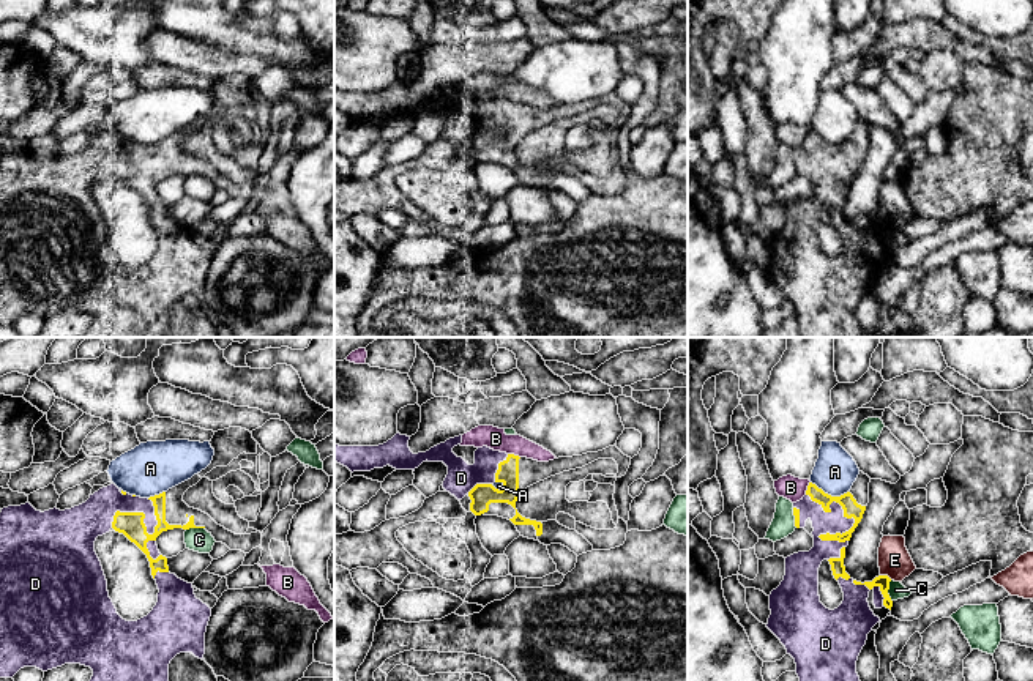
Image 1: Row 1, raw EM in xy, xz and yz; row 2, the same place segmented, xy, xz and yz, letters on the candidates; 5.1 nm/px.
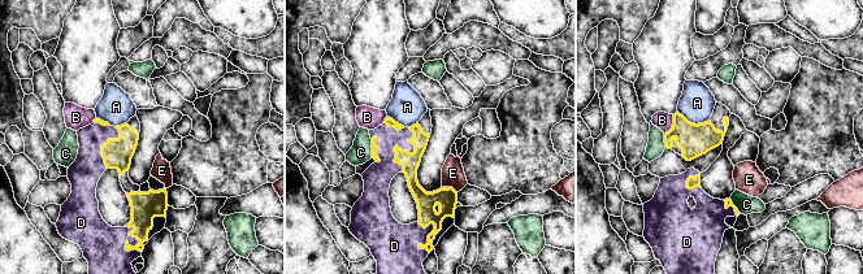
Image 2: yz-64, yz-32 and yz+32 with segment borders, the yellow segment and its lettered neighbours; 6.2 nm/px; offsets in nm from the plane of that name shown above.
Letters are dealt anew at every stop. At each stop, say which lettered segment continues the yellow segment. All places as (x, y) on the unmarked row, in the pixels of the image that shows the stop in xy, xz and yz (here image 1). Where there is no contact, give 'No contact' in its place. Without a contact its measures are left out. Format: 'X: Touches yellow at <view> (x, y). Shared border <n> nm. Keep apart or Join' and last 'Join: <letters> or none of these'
A: Touches yellow at yz (830, 142). Shared border 200 nm. Keep apart
B: Touches yellow at yz (808, 134). Shared border 80 nm. Keep apart
C: Touches yellow at yz (887, 238). Shared border 110 nm. Keep apart
D: Touches yellow at yz (853, 172). Shared border 320 nm. Join
E: Touches yellow at yz (887, 223). Shared border 70 nm. Keep apart
Join: D

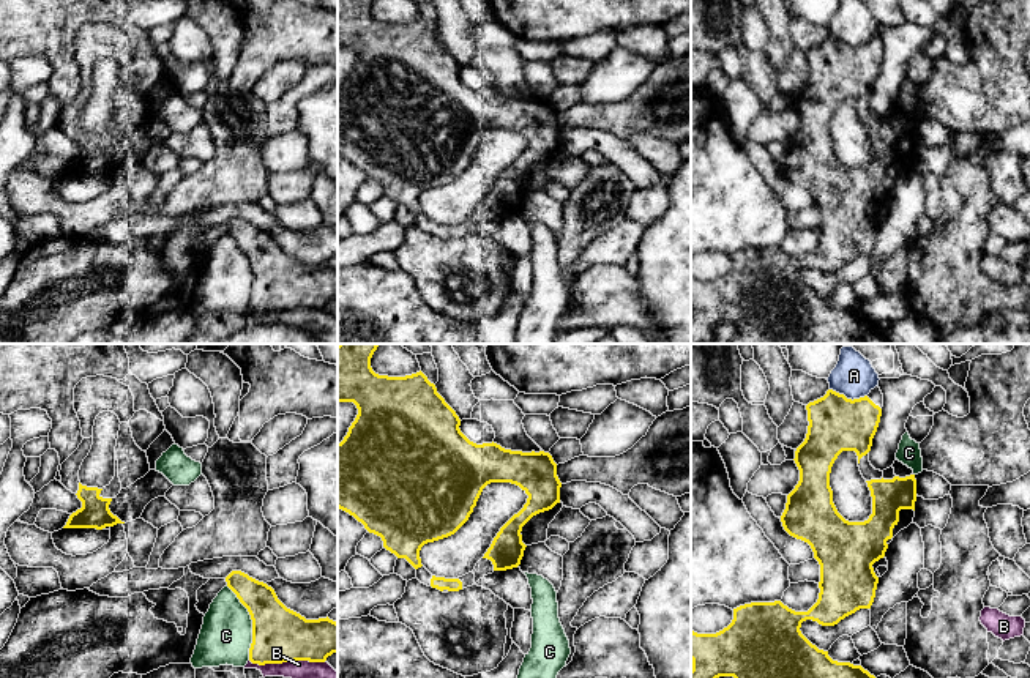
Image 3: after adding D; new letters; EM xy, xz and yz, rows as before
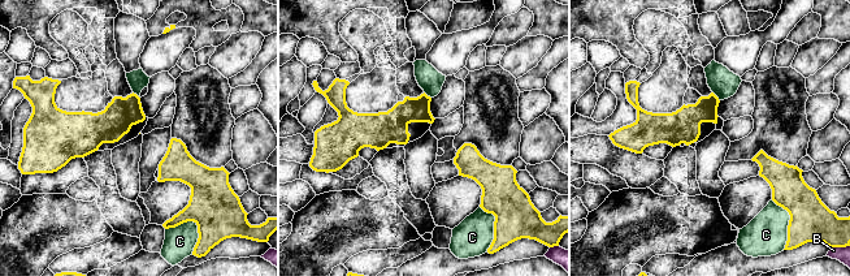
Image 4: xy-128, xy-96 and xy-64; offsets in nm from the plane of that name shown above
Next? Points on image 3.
A: Touches yellow at yz (849, 46). Shared border 200 nm. Keep apart
B: Touches yellow at xy (287, 308). Shared border 380 nm. Keep apart
C: Touches yellow at xy (253, 270). Shared border 400 nm. Keep apart
Join: none of these

